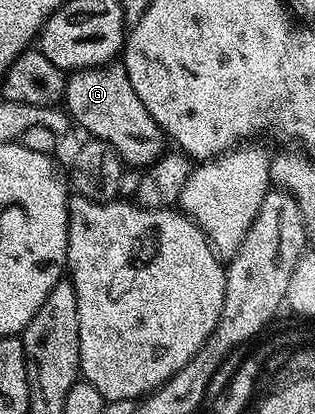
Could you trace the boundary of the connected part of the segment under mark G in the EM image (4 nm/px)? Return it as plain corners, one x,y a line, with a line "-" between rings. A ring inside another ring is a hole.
111,62
101,64
95,68
80,68
71,71
66,76
66,95
64,97
64,107
70,114
71,121
75,125
82,124
82,128
95,140
102,140
122,159
123,165
145,169
147,166
155,164
164,155
162,140
164,133
158,127
158,123
144,110
144,102
136,98
136,90
132,90
132,82
126,73
126,65
122,62

